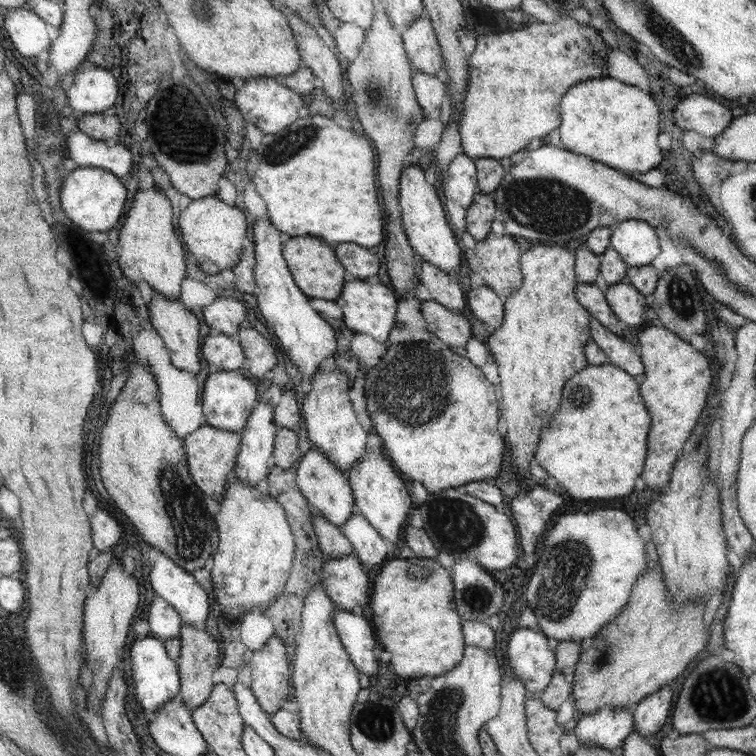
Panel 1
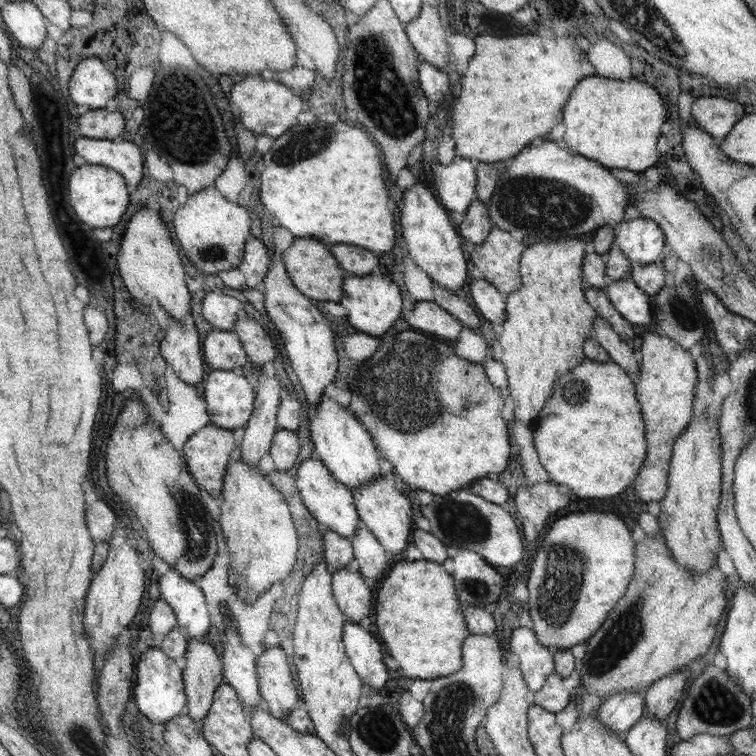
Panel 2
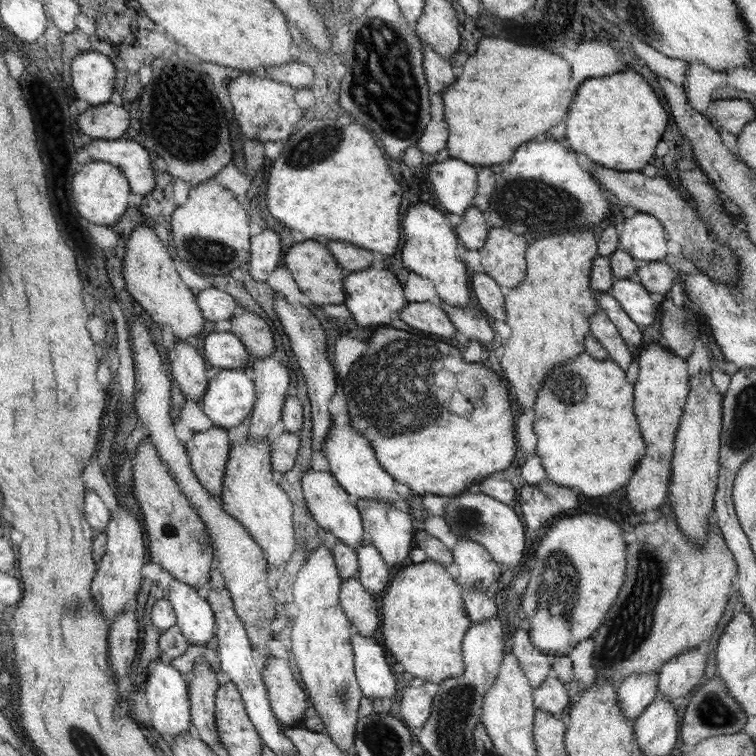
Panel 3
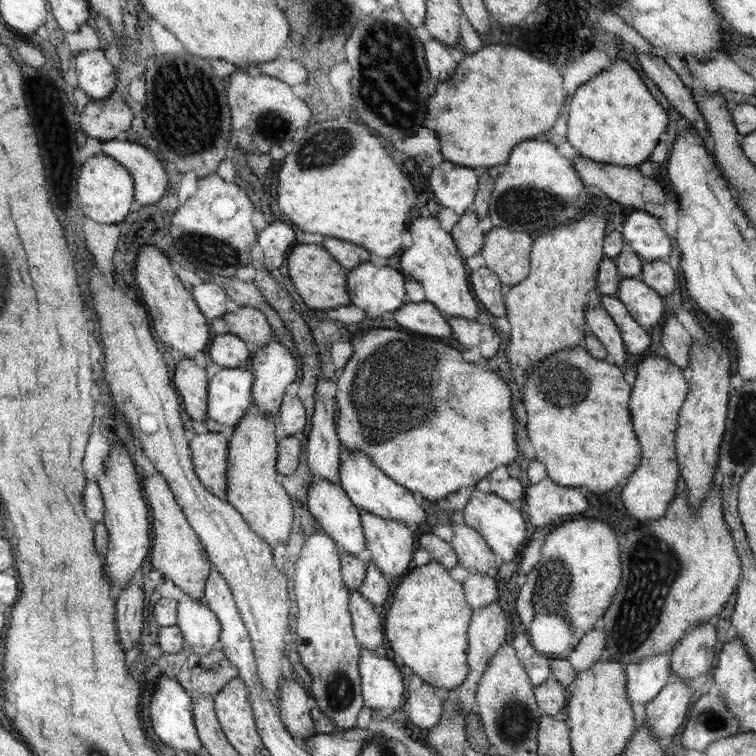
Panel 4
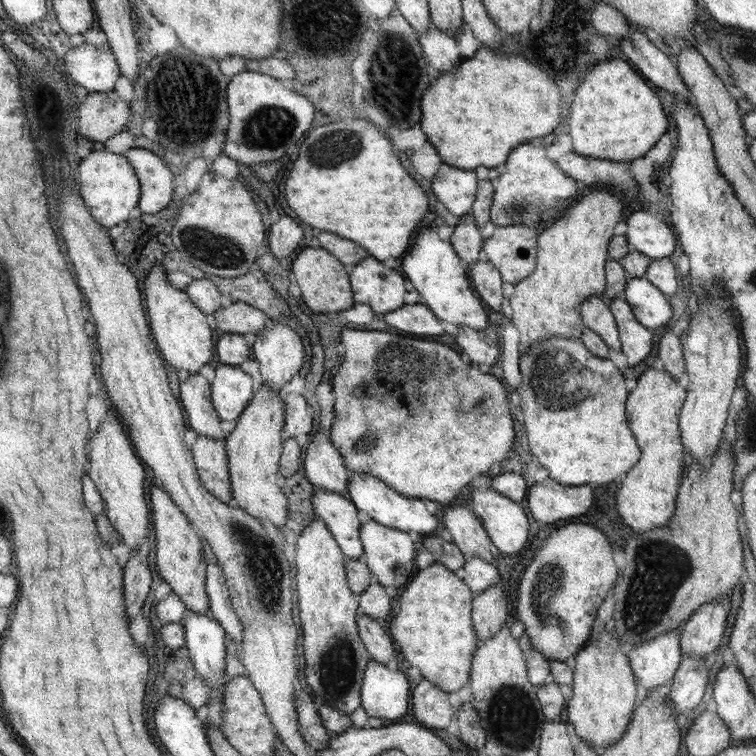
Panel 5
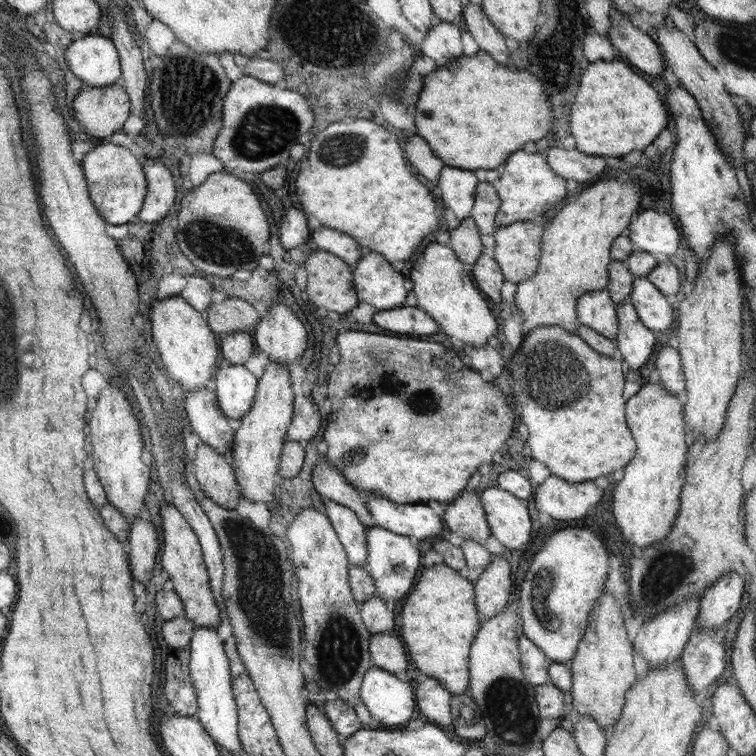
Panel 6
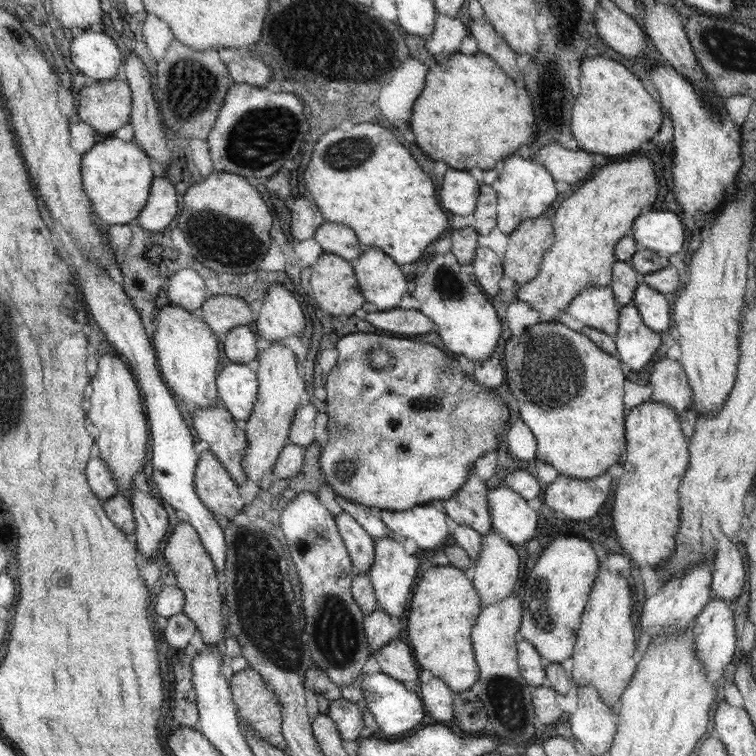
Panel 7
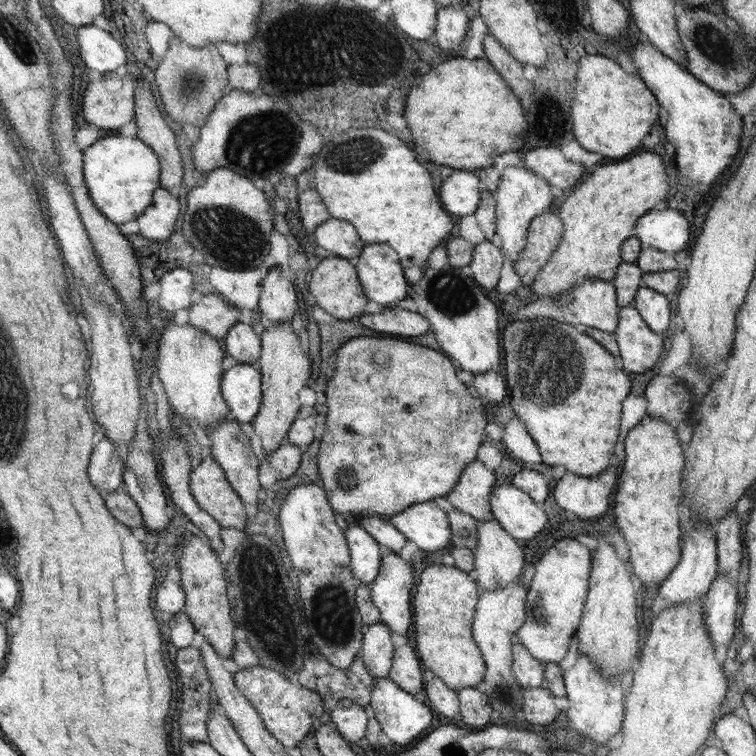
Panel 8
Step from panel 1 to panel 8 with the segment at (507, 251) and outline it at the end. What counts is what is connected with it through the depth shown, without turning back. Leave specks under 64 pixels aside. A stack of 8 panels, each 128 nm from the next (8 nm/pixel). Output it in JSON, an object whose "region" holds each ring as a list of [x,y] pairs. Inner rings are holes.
{"region":[[[551,213],[540,215],[530,223],[524,254],[514,264],[522,284],[530,286],[548,264],[565,234],[565,223]]]}

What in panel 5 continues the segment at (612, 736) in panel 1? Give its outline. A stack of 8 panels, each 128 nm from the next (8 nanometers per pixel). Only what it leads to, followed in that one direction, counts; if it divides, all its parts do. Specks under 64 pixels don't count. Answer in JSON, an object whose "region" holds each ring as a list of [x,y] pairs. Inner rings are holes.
{"region":[[[681,628],[655,636],[628,650],[633,672],[647,694],[670,683],[681,666]]]}

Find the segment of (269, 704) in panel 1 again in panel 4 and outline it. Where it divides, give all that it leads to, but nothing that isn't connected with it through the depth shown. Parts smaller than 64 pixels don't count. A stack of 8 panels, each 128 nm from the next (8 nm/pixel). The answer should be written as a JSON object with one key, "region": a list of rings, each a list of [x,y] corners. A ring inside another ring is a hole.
{"region":[[[286,677],[280,682],[281,703],[279,715],[283,725],[299,741],[306,737],[316,735],[316,723],[313,716],[310,716],[310,696],[300,686],[300,682],[294,682],[294,678]]]}

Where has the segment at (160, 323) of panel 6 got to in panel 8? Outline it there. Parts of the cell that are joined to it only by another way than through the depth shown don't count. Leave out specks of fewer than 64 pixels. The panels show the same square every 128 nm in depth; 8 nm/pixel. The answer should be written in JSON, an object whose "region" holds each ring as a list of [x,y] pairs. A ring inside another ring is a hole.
{"region":[[[166,321],[158,340],[157,353],[155,375],[158,375],[163,384],[172,412],[180,414],[186,420],[196,420],[204,430],[225,422],[229,406],[226,406],[225,397],[220,394],[220,378],[224,376],[224,352],[220,348],[220,342],[190,323],[180,325],[175,321]]]}

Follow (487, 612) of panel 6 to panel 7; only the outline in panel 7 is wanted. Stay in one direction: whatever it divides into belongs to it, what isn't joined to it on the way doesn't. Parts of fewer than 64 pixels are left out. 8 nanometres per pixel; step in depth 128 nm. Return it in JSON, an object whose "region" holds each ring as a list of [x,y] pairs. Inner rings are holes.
{"region":[[[492,530],[482,535],[482,549],[473,567],[473,582],[484,607],[496,604],[512,594],[518,582],[520,558],[510,541],[500,538],[500,534]]]}

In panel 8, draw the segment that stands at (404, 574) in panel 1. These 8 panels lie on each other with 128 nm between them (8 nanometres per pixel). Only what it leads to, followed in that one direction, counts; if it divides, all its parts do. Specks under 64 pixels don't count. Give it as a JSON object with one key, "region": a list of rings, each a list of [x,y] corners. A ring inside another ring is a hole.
{"region":[[[455,547],[450,555],[454,558],[454,566],[432,564],[420,574],[421,580],[418,580],[413,598],[416,618],[411,641],[416,642],[415,647],[422,664],[457,692],[462,688],[474,687],[480,680],[484,680],[487,665],[472,633],[478,586],[466,572],[471,572],[476,566],[473,551]]]}

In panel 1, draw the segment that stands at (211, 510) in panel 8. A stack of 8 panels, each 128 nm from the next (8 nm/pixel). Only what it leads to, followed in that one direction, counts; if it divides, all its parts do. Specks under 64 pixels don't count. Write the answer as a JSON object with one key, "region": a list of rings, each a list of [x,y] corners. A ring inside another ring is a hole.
{"region":[[[206,424],[185,436],[183,440],[189,472],[197,483],[197,487],[201,488],[208,497],[221,503],[225,499],[225,491],[235,470],[234,462],[237,462],[238,448],[241,448],[240,434]]]}

